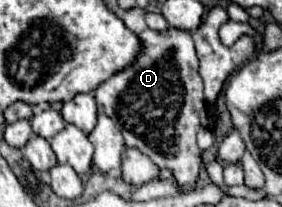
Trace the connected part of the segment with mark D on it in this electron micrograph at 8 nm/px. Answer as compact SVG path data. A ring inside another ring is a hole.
M146 28L138 38L142 50L136 60L102 82L94 90L94 98L100 112L120 128L126 146L140 148L160 168L172 170L180 186L194 186L200 174L196 132L200 130L198 112L204 106L204 96L192 36L176 28L166 32ZM150 108L154 116L150 116Z

